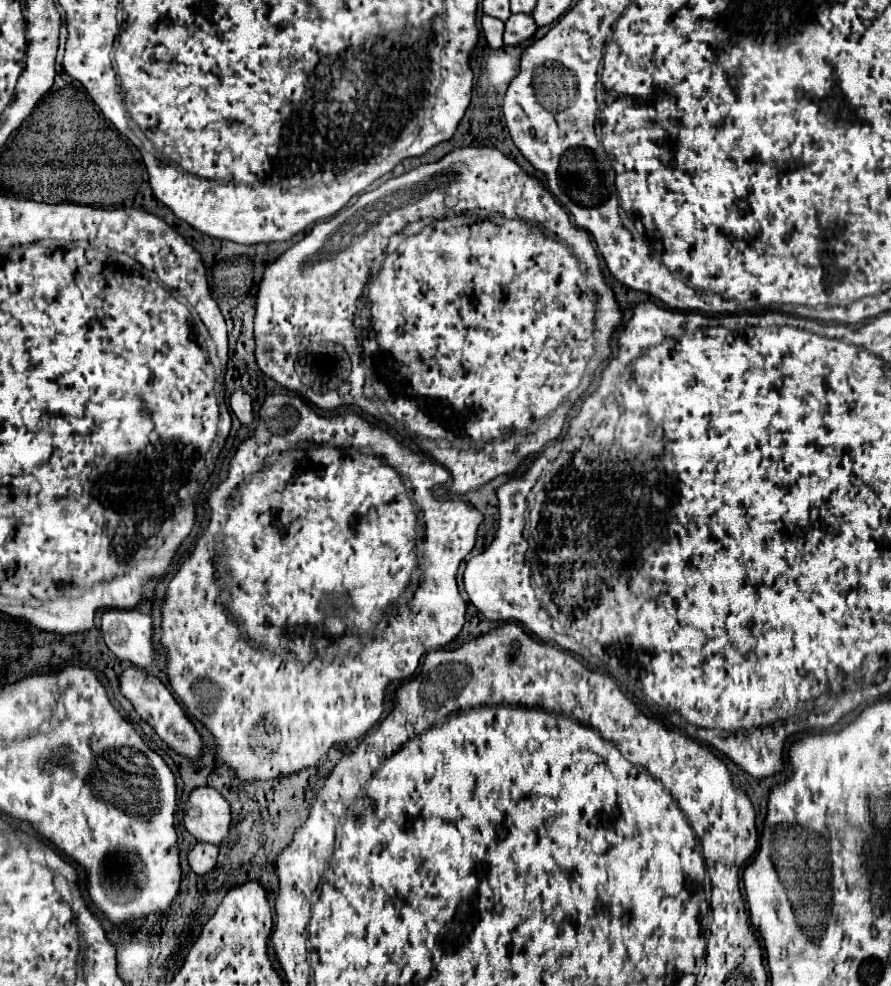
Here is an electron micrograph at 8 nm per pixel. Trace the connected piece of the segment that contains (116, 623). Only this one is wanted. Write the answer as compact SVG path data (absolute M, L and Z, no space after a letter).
M110 609L102 615L102 633L110 651L140 669L154 665L154 623L138 609Z

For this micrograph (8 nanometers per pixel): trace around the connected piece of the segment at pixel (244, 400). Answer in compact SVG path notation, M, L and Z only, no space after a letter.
M234 391L230 397L230 407L234 415L240 419L240 423L250 425L254 423L254 413L252 413L252 401L244 391Z

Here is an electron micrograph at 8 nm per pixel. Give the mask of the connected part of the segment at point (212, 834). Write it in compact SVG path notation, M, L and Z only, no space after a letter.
M198 787L186 803L184 827L198 841L220 845L232 823L230 803L214 787Z

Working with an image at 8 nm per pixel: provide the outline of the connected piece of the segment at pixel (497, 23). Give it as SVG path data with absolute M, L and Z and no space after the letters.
M484 15L482 17L482 31L484 31L484 37L488 41L488 45L492 49L500 49L504 43L502 43L502 35L504 35L504 23L496 17L488 17Z

